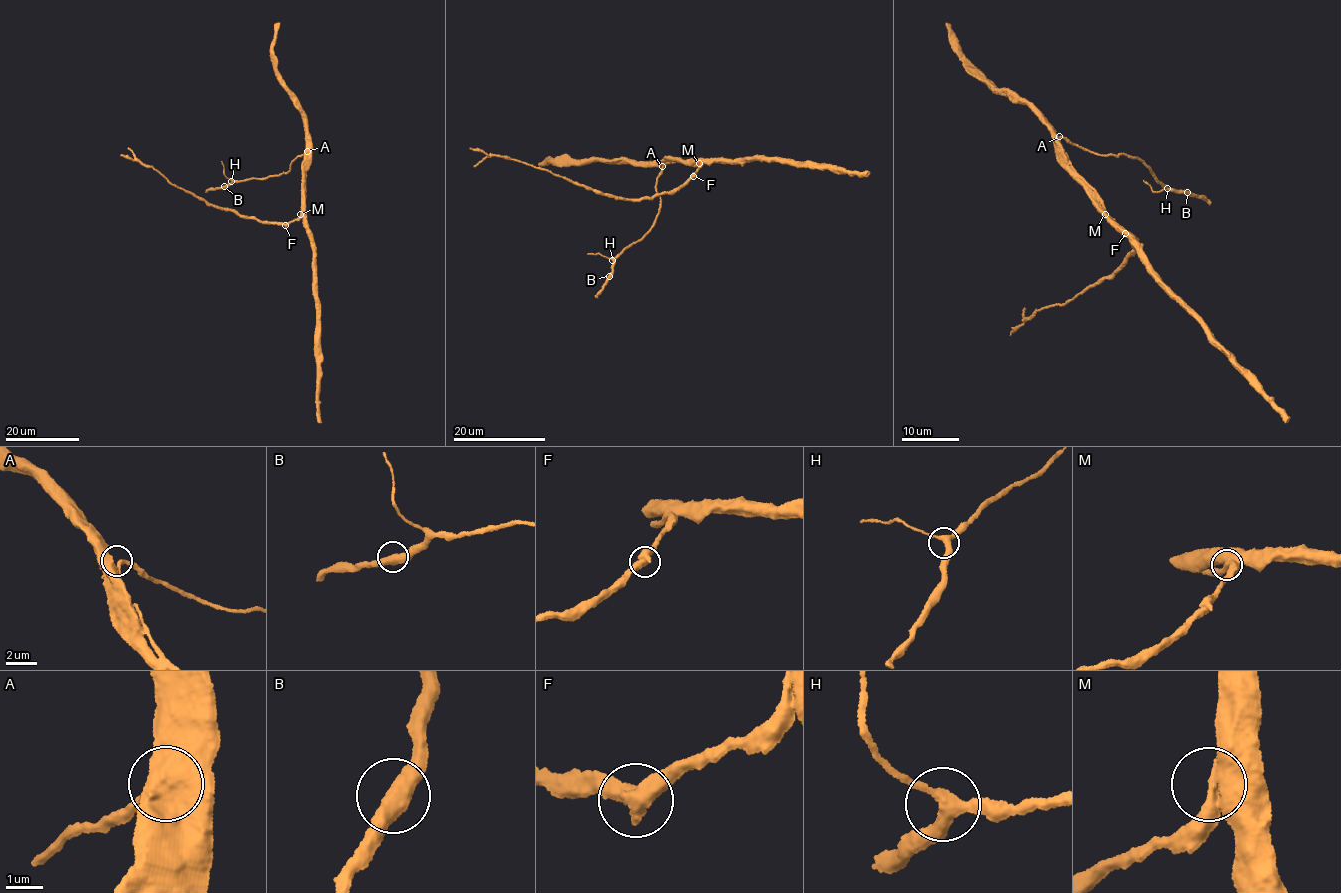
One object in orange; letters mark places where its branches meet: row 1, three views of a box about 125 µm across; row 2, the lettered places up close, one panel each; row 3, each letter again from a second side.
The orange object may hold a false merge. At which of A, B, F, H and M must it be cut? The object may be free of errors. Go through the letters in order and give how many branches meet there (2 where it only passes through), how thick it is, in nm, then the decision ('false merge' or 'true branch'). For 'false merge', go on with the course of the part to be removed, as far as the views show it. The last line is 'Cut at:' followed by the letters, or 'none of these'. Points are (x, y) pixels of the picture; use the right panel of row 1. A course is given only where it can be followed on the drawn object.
A: branches 2; calibre 320 nm; true branch
B: branches 2; calibre 480 nm; true branch
F: branches 2; calibre 500 nm; true branch
H: branches 3; calibre 320 nm; true branch
M: branches 2; calibre 550 nm; true branch
Cut at: none of these

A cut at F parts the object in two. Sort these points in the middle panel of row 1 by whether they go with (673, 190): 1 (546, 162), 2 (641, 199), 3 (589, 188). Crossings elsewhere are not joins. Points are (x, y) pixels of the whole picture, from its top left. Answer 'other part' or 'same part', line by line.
1: other part
2: same part
3: same part

